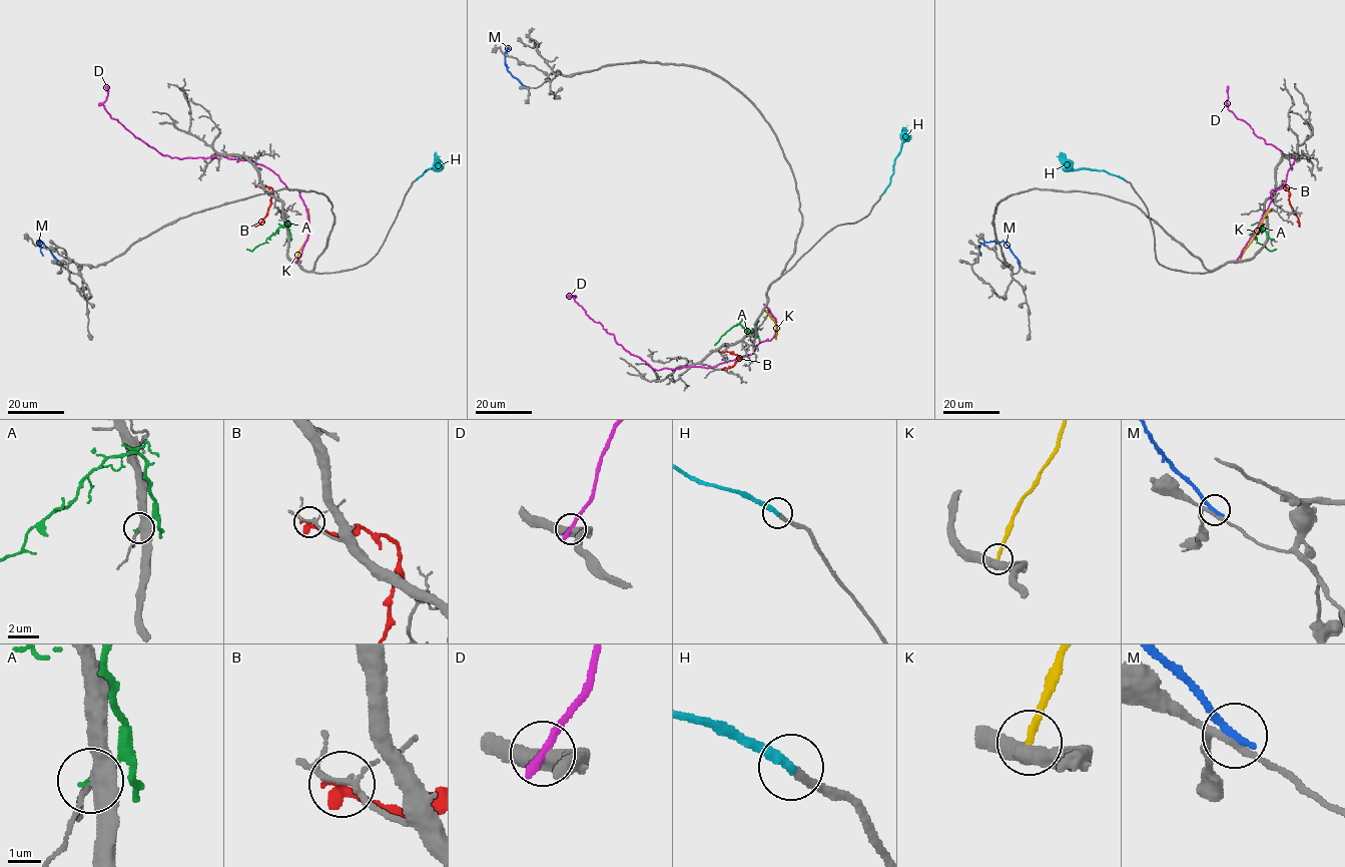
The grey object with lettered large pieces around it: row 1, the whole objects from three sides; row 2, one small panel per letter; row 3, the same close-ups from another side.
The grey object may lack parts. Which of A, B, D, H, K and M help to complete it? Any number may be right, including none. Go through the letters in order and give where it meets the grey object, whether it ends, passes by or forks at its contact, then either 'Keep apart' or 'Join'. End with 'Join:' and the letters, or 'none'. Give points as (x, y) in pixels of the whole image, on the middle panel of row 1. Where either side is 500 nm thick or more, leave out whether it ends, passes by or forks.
A: Touches grey at (755, 338). It ends there. Keep apart
B: Touches grey at (724, 352). It ends there. Keep apart
D: Touches grey at (765, 305). It ends there. Keep apart
H: Touches grey at (883, 193). It ends there. Join
K: Touches grey at (763, 309). It ends there. Keep apart
M: Touches grey at (531, 87). It ends there. Keep apart
Join: H

